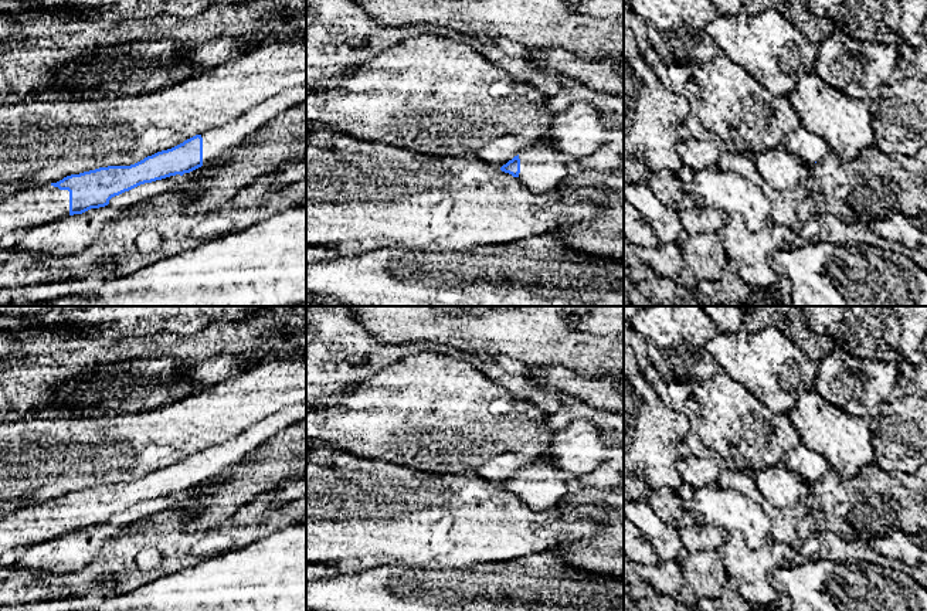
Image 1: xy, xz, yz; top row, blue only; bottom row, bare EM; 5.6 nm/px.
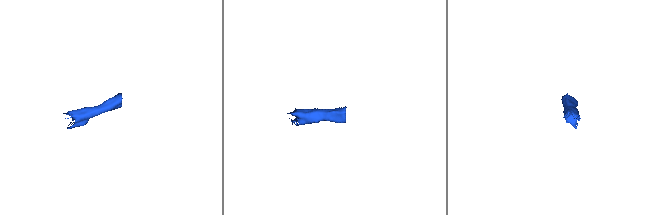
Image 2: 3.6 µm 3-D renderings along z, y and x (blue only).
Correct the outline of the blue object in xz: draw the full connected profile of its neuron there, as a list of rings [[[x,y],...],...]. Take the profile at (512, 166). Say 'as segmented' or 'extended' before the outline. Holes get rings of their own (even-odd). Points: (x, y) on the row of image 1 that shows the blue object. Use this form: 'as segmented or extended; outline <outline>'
extended; outline [[[544,142],[520,152],[500,167],[502,172],[517,177],[534,194],[553,194],[554,190],[570,176],[583,172],[580,162],[566,159],[564,153]]]

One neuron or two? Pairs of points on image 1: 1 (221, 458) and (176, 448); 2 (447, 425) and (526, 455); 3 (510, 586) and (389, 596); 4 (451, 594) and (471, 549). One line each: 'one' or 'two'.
1: two
2: one
3: one
4: two

